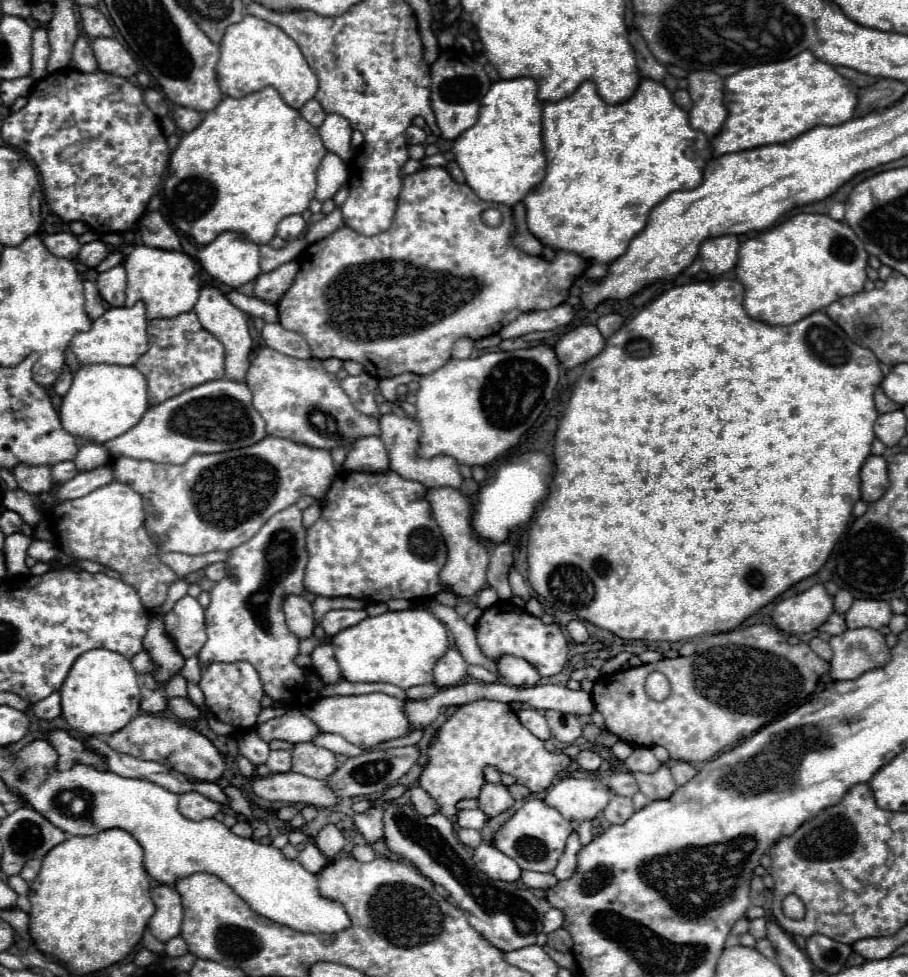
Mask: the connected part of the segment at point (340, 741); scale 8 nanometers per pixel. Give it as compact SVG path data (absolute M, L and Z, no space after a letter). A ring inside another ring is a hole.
M319 734L319 738L313 740L317 746L323 746L335 754L343 754L343 756L359 756L363 752L363 748L349 744L343 736L339 734Z

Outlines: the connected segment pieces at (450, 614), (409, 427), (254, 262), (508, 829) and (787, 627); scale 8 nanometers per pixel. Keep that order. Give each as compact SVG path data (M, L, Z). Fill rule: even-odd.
M429 604L427 610L439 618L455 636L455 644L459 648L459 652L463 654L465 662L467 664L477 664L477 666L483 666L491 672L497 672L497 666L493 660L485 658L481 652L479 652L479 644L477 644L477 632L473 626L469 626L453 608L449 606L443 606L443 604Z
M393 412L381 416L381 440L389 452L389 468L407 480L417 480L417 482L425 484L427 488L439 488L439 486L459 488L463 478L459 474L457 460L451 456L435 456L429 460L421 458L417 454L417 436L419 434L421 434L419 424L413 418L403 418Z
M223 232L201 248L197 258L205 272L231 288L239 288L261 274L259 246L239 232Z
M539 798L525 800L525 804L493 834L493 846L513 858L523 870L535 872L553 872L559 856L565 850L565 840L573 832L571 822L565 820L559 810L547 806Z
M823 584L781 600L773 608L773 622L787 634L803 634L817 630L833 612L833 596Z

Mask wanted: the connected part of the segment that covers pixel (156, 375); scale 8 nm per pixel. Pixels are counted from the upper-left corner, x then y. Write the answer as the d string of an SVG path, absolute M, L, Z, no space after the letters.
M185 312L175 318L157 318L147 326L149 350L139 358L135 368L149 382L149 402L159 404L165 398L177 396L203 382L225 376L225 348L223 344L201 328L195 312Z

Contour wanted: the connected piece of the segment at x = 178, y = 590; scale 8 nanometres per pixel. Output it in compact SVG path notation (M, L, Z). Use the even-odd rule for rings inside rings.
M177 580L174 582L169 588L169 596L167 596L167 600L165 600L165 604L163 604L163 612L167 612L167 610L171 610L171 606L179 600L179 598L183 598L185 594L187 594L187 584L183 580Z

